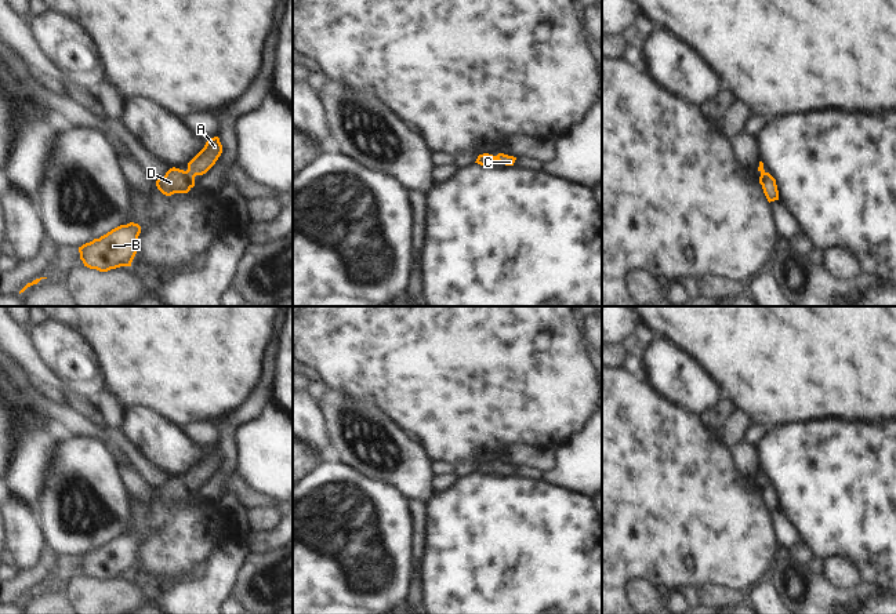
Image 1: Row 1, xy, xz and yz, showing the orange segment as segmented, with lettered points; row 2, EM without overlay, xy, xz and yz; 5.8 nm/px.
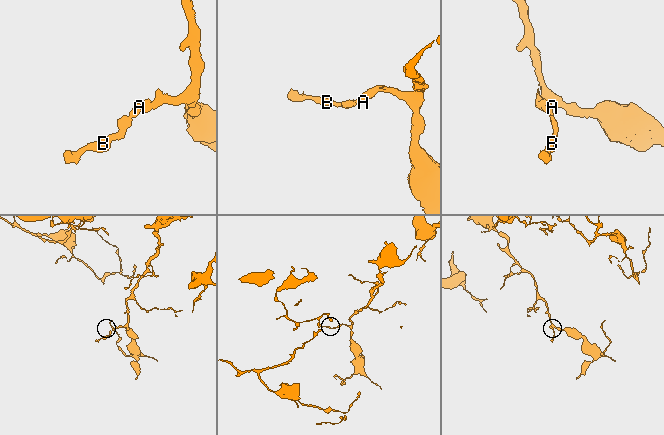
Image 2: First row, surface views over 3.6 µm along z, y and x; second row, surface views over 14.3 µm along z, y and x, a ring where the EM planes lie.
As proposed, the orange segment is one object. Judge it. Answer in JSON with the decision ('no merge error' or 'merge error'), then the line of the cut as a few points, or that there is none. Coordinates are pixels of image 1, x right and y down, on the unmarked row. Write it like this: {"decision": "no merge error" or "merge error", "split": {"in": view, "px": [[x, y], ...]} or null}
{"decision": "no merge error", "split": null}

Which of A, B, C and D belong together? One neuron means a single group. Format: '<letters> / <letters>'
A B C D

